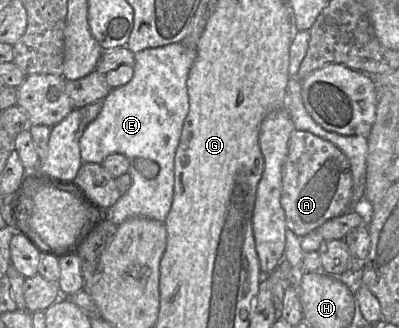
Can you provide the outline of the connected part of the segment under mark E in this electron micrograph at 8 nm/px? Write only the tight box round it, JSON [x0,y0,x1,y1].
[80,43,196,226]

